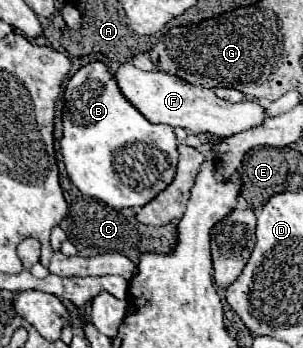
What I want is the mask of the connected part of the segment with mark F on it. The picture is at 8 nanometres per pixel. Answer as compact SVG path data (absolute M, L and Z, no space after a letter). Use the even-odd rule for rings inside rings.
M125 62L115 72L117 84L123 92L123 96L149 120L155 124L169 124L169 126L181 126L193 134L207 132L213 136L231 136L237 132L243 132L251 126L257 126L265 118L265 108L255 100L243 100L239 104L231 104L227 100L221 100L215 96L213 90L203 86L193 86L177 76L151 70L141 72L133 64Z

